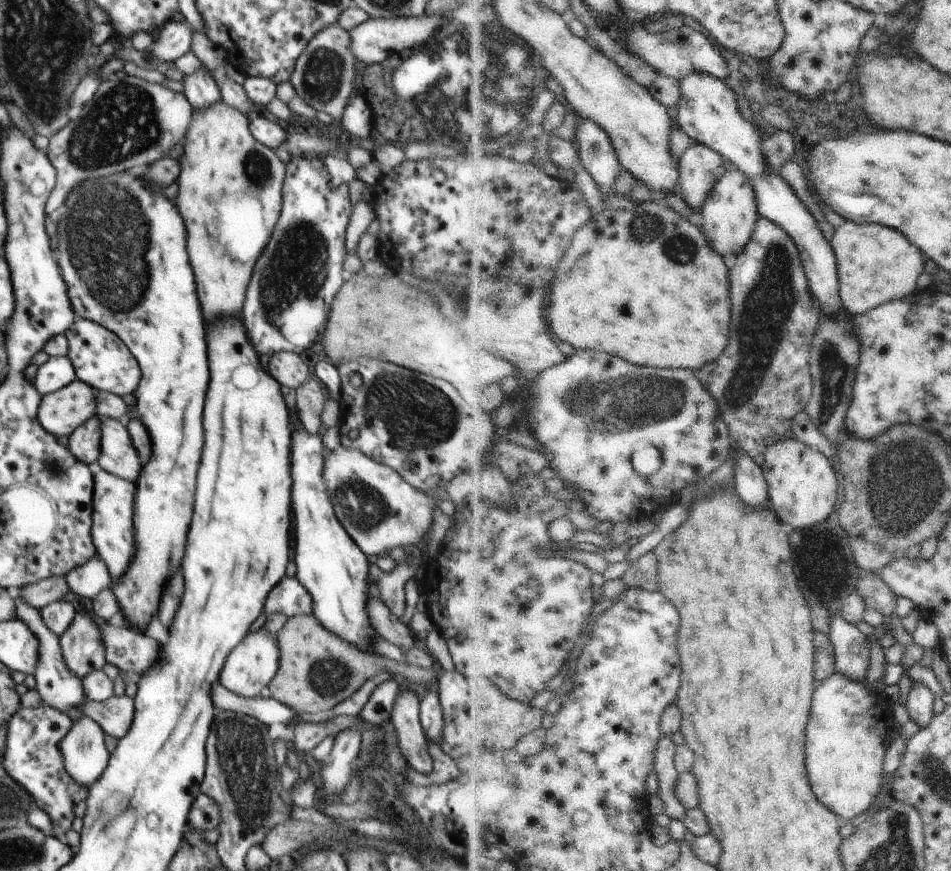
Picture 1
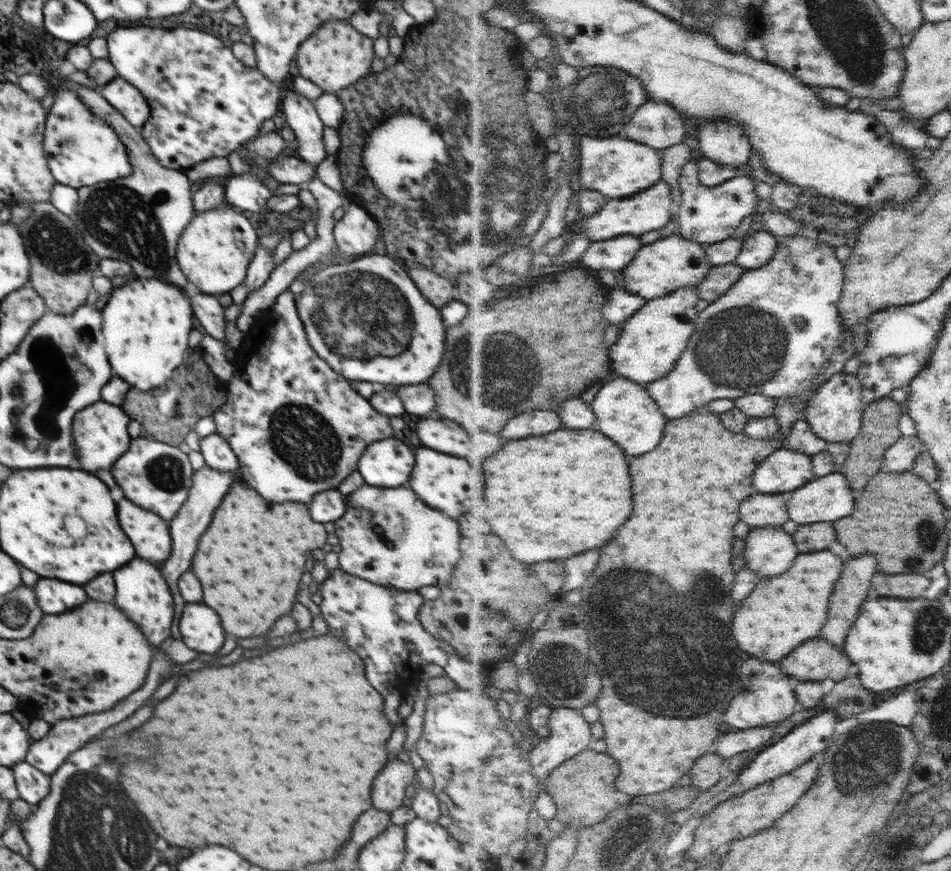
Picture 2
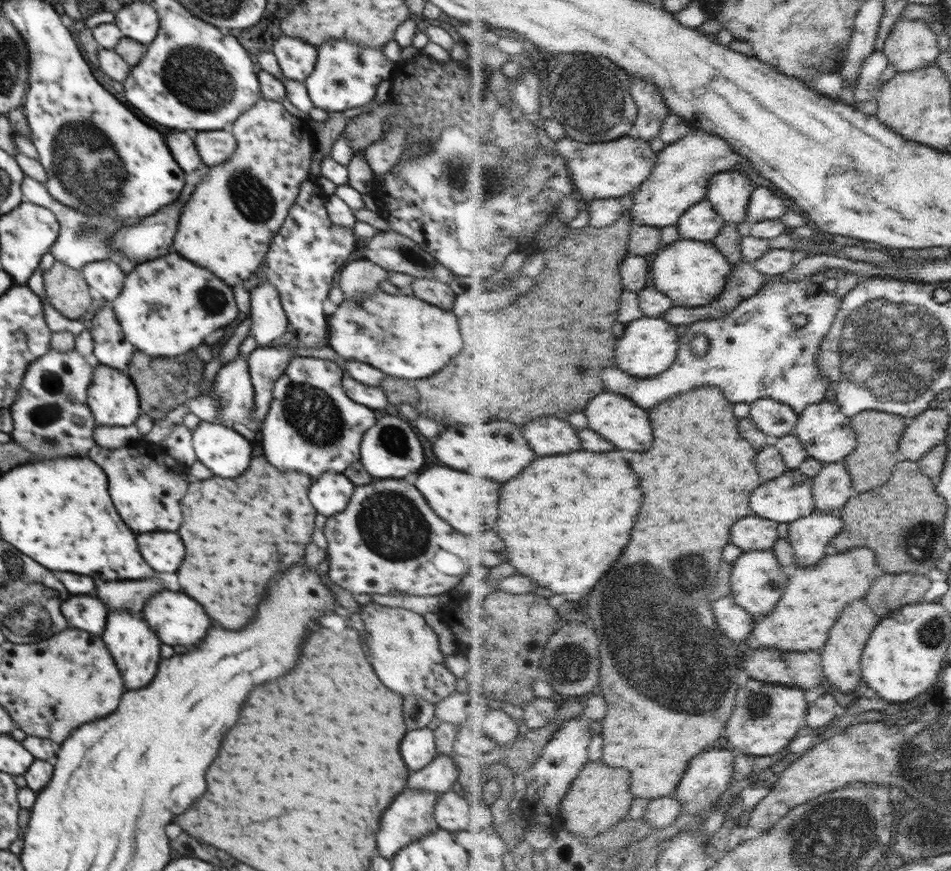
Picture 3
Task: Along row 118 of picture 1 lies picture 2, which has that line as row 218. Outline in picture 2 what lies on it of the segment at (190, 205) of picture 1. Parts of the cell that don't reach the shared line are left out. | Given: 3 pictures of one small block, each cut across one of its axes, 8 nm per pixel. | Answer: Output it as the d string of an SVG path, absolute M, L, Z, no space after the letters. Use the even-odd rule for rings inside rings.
M228 204L195 214L184 228L175 252L180 270L194 291L207 295L224 294L244 282L248 265L260 242L255 229L247 214Z

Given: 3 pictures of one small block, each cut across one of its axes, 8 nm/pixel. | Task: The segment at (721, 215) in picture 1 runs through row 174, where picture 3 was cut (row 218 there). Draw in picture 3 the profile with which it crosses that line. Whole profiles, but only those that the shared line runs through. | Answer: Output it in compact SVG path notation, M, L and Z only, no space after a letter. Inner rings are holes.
M741 171L718 173L711 182L707 198L727 223L742 224L748 219L750 202L754 194L754 182Z

